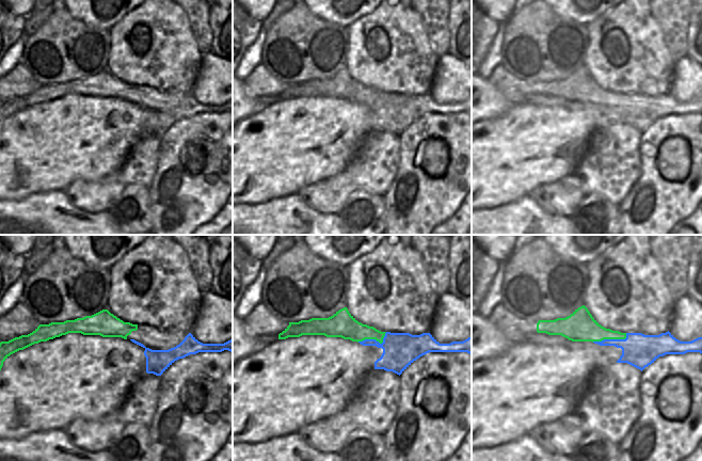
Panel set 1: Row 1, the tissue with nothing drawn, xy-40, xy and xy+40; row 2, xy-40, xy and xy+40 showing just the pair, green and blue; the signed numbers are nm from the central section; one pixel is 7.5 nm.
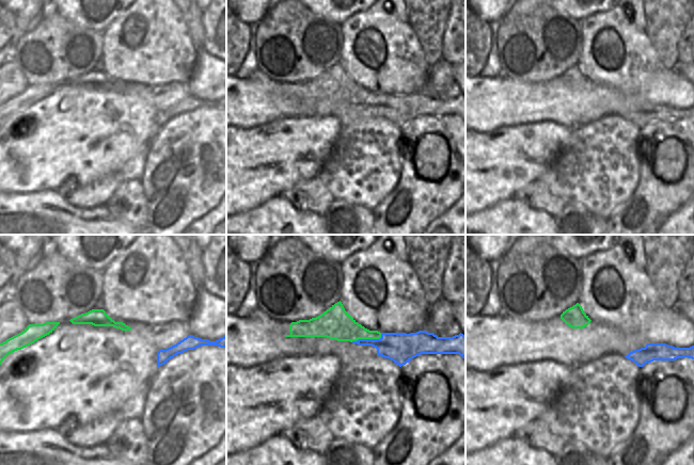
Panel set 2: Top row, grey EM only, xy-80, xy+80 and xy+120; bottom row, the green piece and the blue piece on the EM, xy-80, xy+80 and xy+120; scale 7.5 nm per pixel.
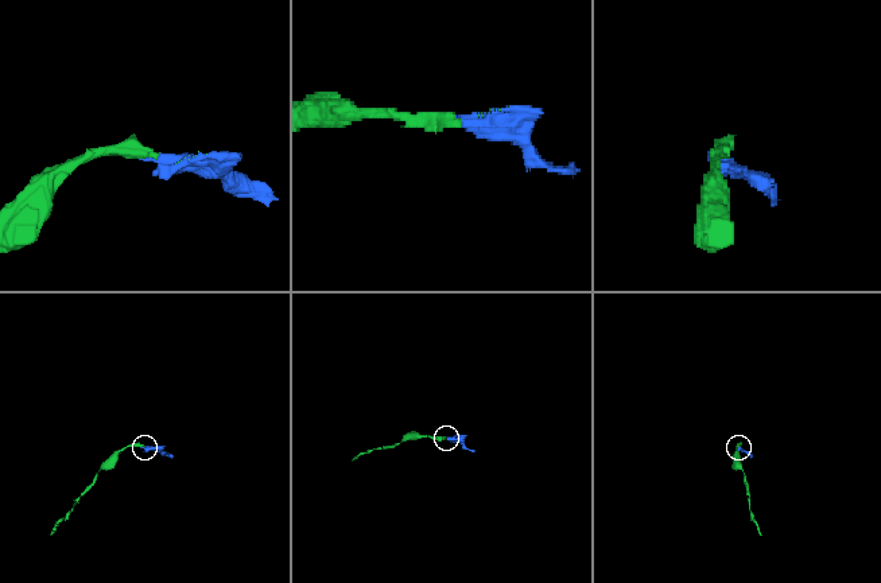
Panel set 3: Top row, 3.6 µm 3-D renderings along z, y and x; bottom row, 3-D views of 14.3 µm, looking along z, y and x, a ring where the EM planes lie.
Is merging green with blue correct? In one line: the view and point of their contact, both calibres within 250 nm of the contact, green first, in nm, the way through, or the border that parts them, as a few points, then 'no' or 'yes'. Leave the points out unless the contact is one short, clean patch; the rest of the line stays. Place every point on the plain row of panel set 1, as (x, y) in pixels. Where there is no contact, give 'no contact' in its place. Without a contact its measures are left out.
contact xy+40 (610, 99); calibres 220 and 260 nm; no

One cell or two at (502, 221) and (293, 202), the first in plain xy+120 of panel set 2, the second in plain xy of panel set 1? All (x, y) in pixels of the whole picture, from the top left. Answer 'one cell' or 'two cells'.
one cell

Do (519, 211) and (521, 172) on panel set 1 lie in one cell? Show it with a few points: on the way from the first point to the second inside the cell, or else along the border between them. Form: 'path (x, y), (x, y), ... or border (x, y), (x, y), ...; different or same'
border (528, 194), (496, 207); different

